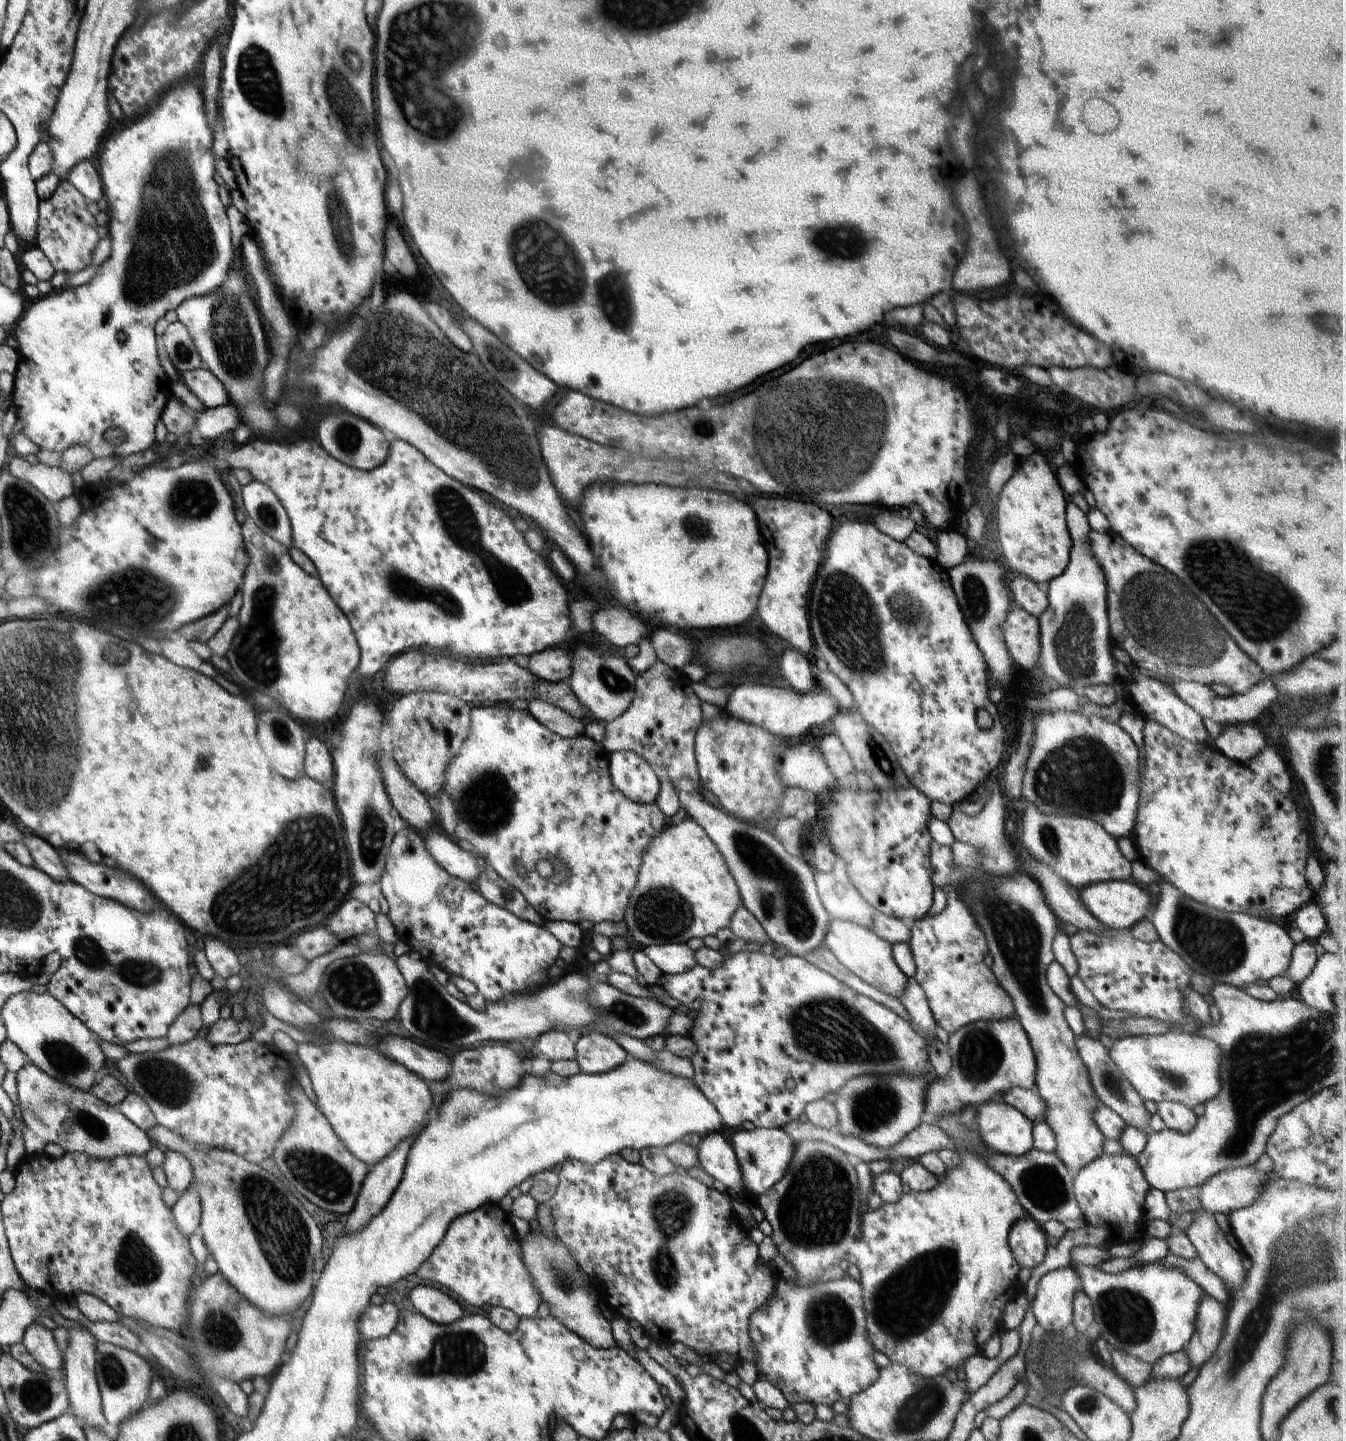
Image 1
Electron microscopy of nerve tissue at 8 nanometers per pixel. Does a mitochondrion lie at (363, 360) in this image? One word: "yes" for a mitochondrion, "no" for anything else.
yes

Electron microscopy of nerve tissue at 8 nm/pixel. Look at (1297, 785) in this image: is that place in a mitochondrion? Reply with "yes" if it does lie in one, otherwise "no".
no

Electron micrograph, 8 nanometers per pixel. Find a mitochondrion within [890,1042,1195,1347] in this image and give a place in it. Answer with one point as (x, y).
(1043, 1187)

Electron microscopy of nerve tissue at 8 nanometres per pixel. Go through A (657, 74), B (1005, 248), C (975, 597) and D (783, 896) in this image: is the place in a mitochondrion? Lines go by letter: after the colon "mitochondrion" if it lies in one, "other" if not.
A: other
B: other
C: mitochondrion
D: mitochondrion

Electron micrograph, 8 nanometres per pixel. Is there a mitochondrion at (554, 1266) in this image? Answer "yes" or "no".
yes

